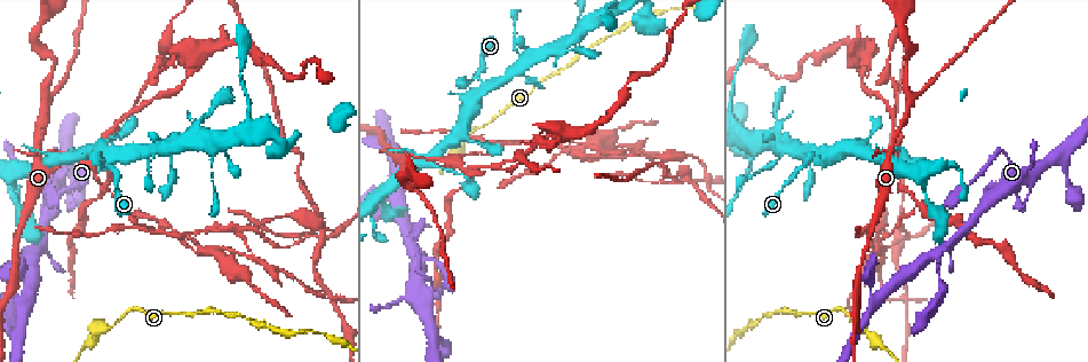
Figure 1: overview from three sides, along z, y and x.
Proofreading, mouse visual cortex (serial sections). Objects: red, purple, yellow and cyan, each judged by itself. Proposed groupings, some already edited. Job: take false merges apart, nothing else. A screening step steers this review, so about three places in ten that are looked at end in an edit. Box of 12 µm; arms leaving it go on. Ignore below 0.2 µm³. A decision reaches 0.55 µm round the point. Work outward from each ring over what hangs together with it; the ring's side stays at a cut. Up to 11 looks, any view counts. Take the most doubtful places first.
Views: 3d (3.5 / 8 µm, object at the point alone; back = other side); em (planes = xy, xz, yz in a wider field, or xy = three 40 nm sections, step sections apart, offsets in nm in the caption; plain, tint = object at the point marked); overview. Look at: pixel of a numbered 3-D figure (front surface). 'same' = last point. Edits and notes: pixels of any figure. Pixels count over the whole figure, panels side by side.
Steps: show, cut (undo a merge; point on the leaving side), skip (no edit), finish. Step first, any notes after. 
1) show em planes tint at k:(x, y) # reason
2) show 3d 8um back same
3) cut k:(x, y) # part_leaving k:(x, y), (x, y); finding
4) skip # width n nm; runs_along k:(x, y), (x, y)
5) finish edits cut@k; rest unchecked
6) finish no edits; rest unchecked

show 3d 3.5um at 1:(912, 102) # arms part here

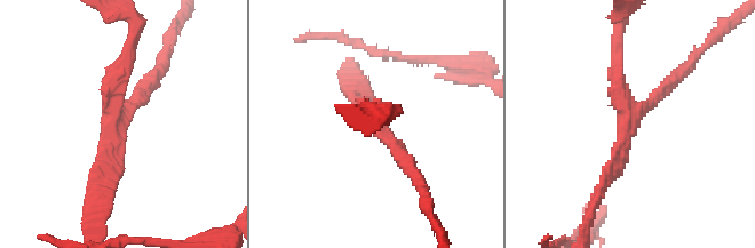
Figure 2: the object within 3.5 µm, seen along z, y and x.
show em planes tint at 2:(629, 124) # arms 3; arm_widths 200, 200, 200 nm

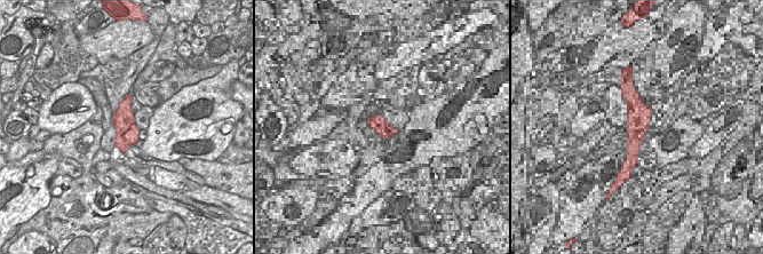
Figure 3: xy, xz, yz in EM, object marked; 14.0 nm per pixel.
skip # runs_along 2:(98, 189), (129, 52); one cell here

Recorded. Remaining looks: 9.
show 3d 8um back at 1:(452, 163)

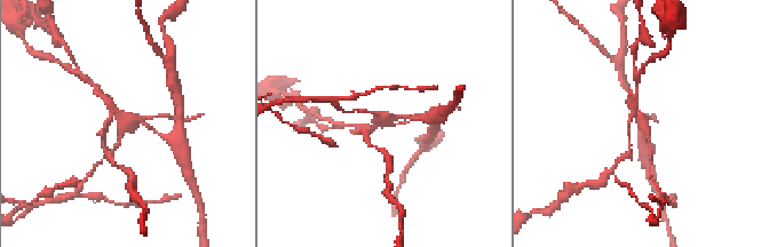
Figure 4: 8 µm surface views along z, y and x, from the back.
show em xy step 5 tint at 4:(641, 123)

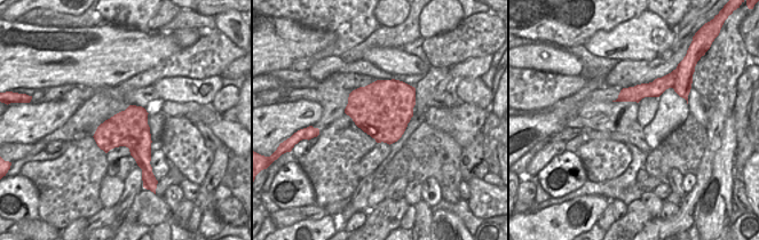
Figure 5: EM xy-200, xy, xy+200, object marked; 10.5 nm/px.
cut 4:(108, 100) # a second cell is stuck on

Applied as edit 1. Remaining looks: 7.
show overview # see it whole again

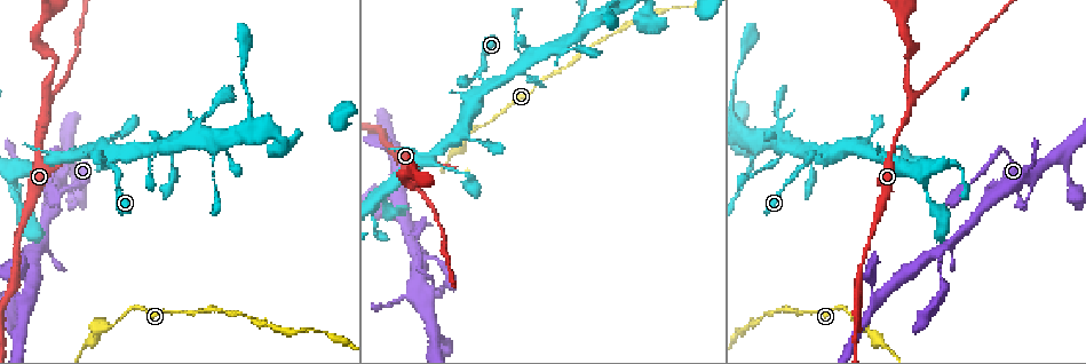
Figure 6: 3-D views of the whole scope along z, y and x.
show 3d 3.5um at 6:(189, 136) # a fork

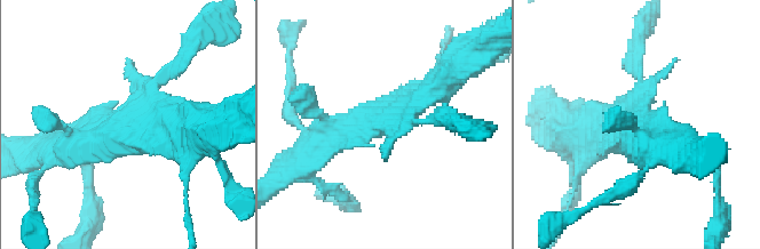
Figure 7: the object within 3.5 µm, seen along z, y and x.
show em xy step 2 plain at 7:(123, 127) # need the tissue

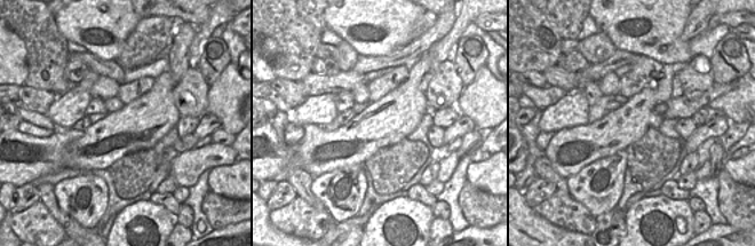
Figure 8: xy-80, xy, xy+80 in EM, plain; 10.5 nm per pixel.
show em xy step 2 tint same

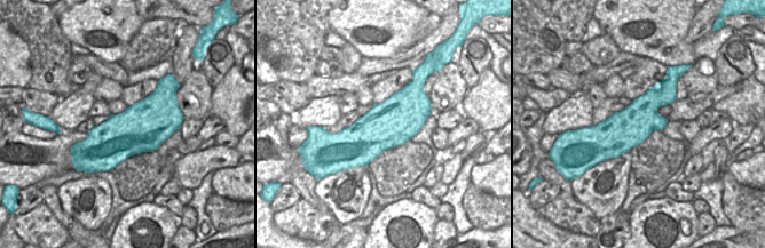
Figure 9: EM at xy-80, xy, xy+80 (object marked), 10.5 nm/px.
skip # width 480 nm; runs_along 7:(318, 145), (449, 75); all the same cell

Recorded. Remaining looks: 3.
show 3d 3.5um at 6:(38, 249) # a fork

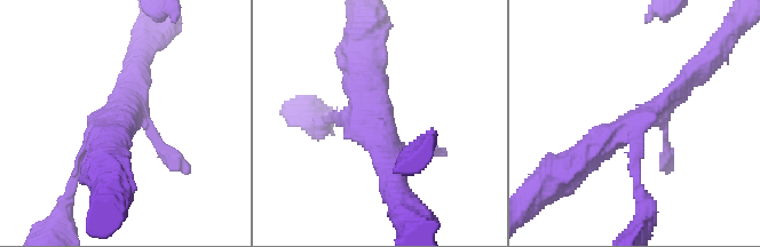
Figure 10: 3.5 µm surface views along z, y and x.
show em xy step 1 tint at 10:(127, 113)

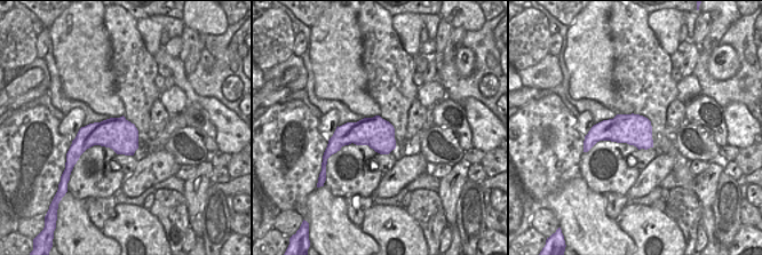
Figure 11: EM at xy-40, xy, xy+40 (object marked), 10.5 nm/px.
skip # runs_along 10:(698, 70), (640, 119), (584, 153); all the same cell

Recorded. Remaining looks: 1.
finish edits cut@4; rest unchecked

